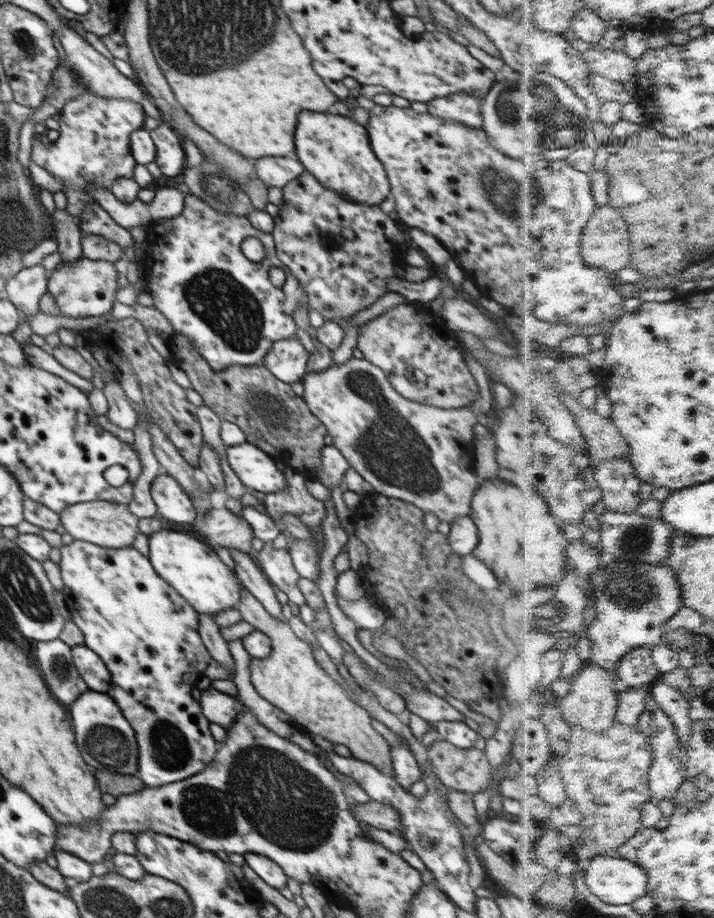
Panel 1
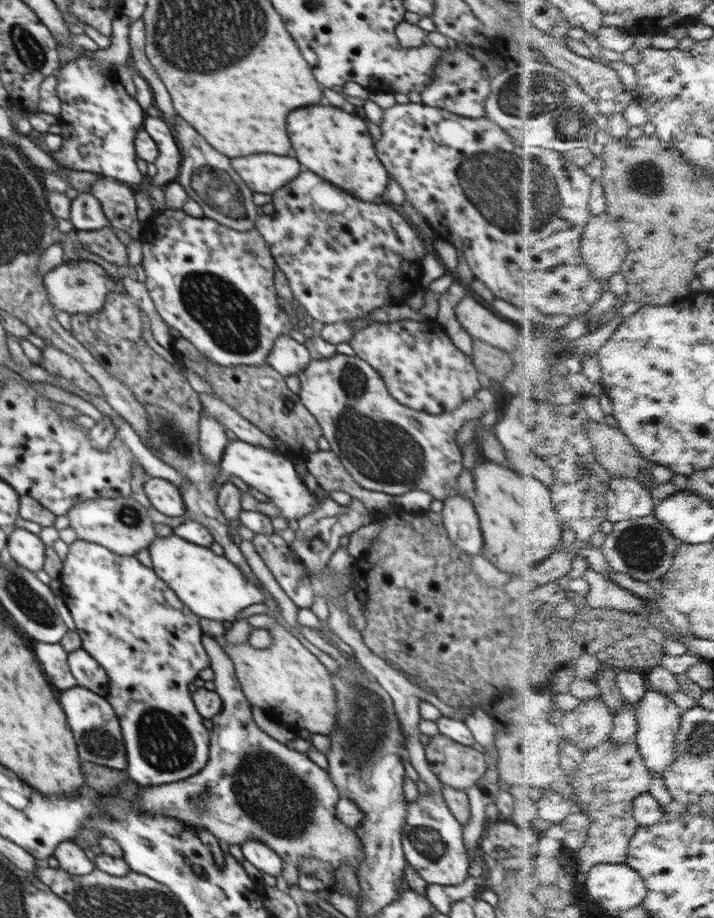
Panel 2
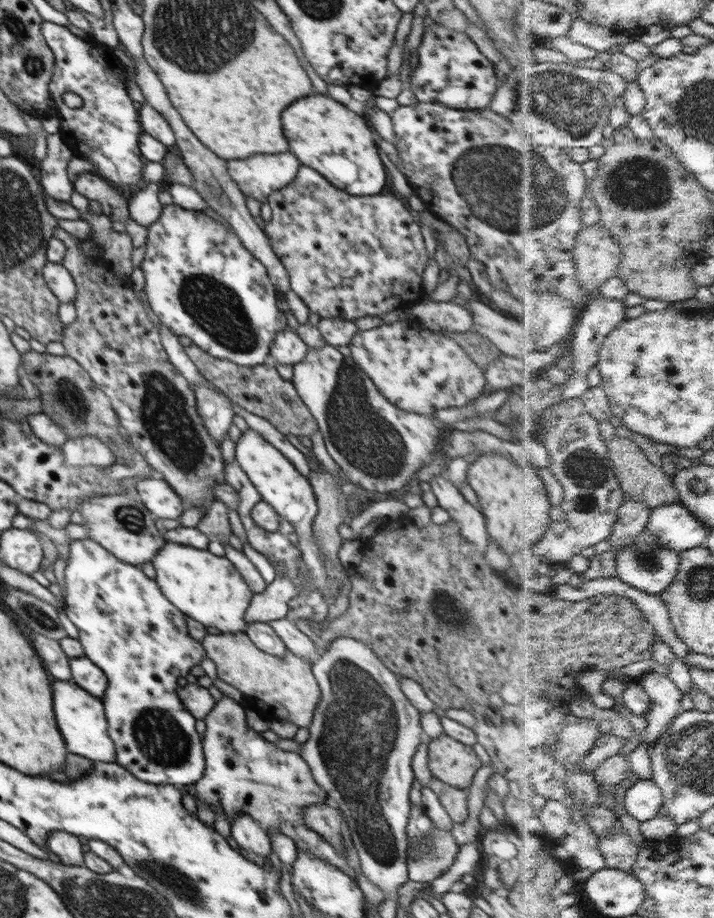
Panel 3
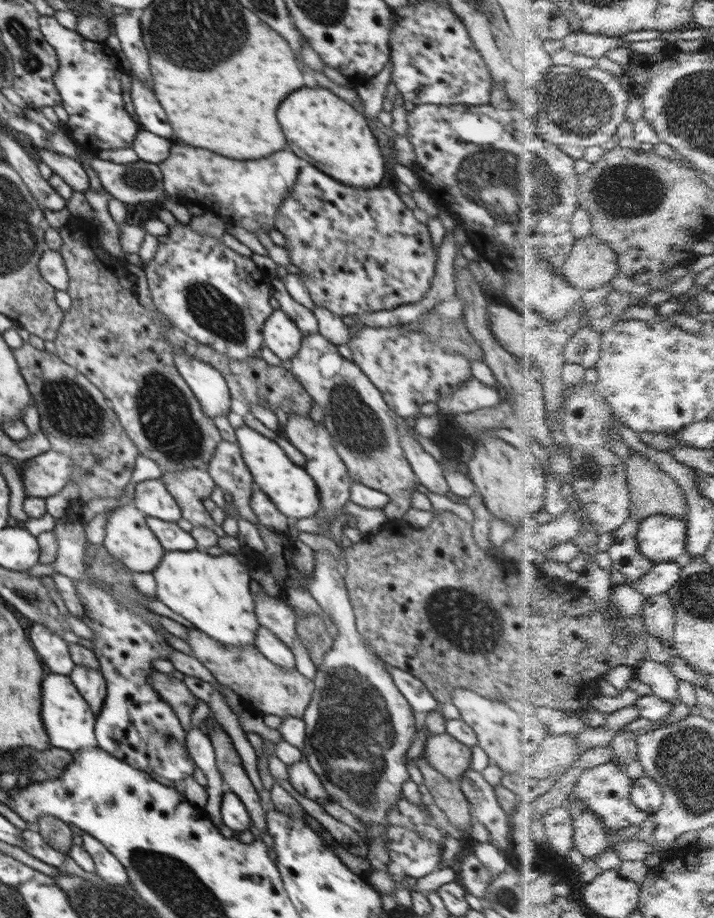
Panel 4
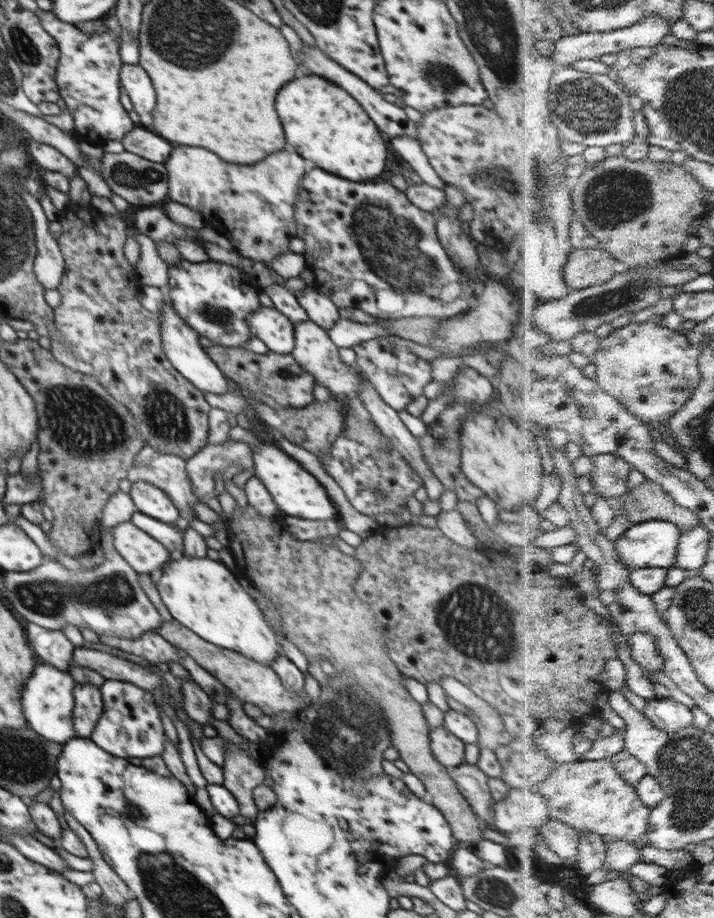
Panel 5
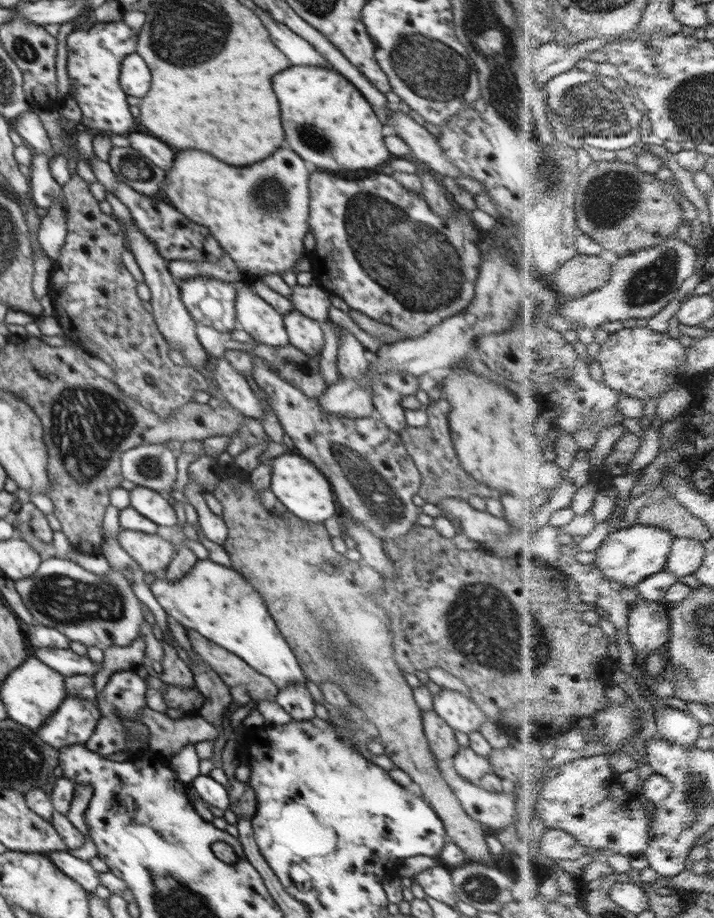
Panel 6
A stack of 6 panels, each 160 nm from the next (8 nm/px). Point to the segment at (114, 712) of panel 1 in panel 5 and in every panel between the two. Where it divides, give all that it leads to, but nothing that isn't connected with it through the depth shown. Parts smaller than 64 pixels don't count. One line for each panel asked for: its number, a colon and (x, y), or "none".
2: (96, 726)
3: (81, 717)
4: (70, 722)
5: (48, 701)

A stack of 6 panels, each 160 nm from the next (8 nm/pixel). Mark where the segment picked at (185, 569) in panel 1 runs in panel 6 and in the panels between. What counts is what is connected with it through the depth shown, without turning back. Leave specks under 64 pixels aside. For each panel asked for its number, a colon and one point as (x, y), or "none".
2: (209, 585)
3: (205, 587)
4: (214, 593)
5: (204, 595)
6: (215, 601)

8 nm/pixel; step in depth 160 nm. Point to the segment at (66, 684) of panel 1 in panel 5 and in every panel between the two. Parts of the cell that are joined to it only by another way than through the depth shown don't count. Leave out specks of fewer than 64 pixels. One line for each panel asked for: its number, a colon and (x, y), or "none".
2: (53, 657)
3: (56, 661)
4: (53, 650)
5: (52, 646)

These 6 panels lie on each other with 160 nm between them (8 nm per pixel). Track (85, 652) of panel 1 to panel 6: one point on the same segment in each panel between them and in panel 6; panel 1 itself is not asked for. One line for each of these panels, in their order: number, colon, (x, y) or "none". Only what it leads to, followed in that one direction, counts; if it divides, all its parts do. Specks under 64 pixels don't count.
2: (89, 674)
3: (84, 672)
4: (91, 684)
5: (88, 708)
6: (75, 720)

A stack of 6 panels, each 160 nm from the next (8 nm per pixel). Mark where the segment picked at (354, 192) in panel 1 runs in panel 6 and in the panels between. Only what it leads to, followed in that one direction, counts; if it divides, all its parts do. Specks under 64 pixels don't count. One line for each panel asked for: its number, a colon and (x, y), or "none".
2: (328, 141)
3: (338, 130)
4: (332, 133)
5: (330, 127)
6: (328, 122)

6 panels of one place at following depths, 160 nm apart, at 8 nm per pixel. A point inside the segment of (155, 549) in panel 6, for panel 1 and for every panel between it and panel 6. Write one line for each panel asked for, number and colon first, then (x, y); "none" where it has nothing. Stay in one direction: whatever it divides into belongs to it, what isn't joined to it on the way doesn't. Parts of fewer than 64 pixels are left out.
1: (111, 524)
2: (122, 525)
3: (121, 524)
4: (129, 539)
5: (144, 554)

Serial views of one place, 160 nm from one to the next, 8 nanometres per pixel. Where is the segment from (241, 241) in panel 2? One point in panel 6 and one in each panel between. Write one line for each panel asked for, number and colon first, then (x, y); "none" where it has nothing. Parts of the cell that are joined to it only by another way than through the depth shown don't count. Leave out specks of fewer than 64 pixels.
3: (201, 281)
4: (220, 298)
5: (215, 299)
6: (210, 301)

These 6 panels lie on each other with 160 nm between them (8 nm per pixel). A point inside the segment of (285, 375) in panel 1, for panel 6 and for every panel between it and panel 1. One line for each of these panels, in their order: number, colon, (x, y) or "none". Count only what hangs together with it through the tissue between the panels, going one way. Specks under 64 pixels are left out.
2: (288, 357)
3: (287, 349)
4: (281, 336)
5: (273, 327)
6: (257, 318)

